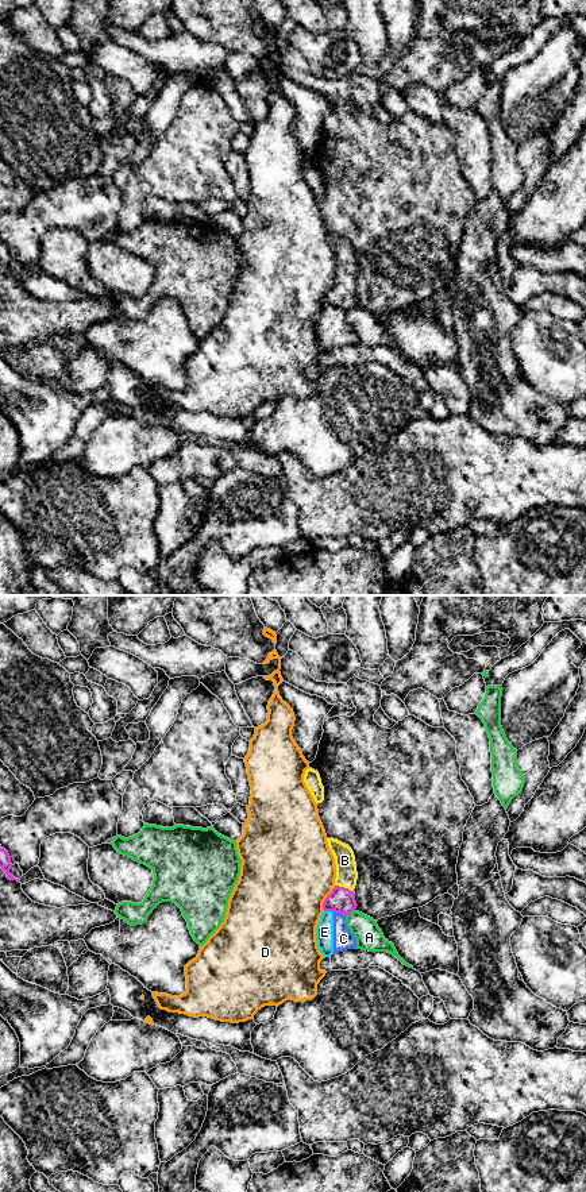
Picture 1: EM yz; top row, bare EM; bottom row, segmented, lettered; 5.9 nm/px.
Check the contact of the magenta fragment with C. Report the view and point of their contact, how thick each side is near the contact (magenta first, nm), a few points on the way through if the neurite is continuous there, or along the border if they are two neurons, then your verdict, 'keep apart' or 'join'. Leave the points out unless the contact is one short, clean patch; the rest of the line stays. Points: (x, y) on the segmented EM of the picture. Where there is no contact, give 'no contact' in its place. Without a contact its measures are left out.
yz (339, 913) | 150/120 nm | along yz (332, 910), (346, 915) | keep apart

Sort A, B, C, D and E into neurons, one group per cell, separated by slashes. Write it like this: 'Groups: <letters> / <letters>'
Groups: A / B / C E / D

